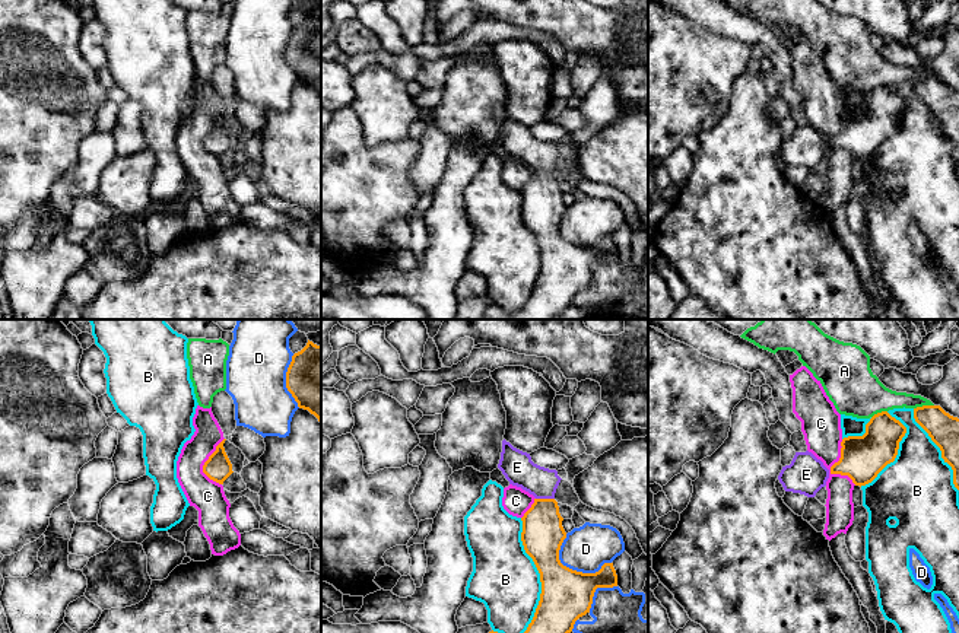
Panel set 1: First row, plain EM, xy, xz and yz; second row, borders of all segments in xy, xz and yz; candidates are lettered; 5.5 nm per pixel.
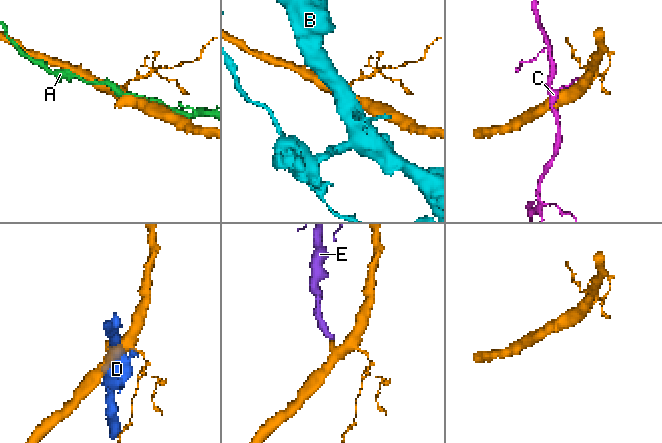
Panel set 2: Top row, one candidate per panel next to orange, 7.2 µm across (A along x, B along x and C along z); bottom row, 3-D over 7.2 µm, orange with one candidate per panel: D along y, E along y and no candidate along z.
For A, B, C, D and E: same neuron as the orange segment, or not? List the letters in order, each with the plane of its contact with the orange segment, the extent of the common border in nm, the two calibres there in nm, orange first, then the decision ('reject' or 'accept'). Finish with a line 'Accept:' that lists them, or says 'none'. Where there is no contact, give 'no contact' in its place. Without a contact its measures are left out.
A: yz | 110 nm | 170/150 nm | reject
B: xz | 650 nm | 280/360 nm | reject
C: yz | 260 nm | 240/220 nm | reject
D: xz | 300 nm | 280/260 nm | reject
E: xz | 100 nm | 220/170 nm | accept
Accept: E

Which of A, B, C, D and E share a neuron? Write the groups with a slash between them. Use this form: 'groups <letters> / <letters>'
groups A / B / C / D / E

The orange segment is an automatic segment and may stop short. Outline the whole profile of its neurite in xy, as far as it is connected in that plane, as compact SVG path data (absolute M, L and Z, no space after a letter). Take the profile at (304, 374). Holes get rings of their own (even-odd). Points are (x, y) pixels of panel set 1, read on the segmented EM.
M308 340L307 346L292 356L286 388L298 407L308 410L321 423L321 346Z

